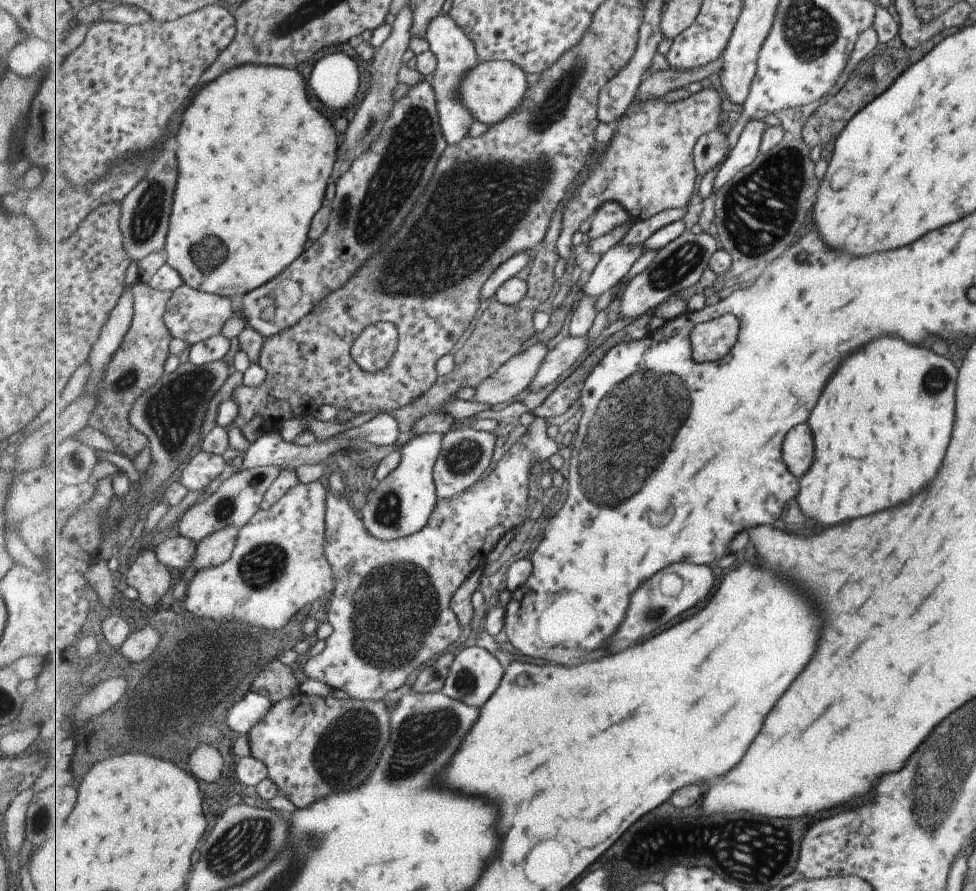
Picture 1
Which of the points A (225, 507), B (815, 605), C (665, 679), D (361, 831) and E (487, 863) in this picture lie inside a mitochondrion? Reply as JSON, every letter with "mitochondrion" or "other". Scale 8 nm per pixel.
{"A":"mitochondrion","B":"other","C":"other","D":"other","E":"other"}

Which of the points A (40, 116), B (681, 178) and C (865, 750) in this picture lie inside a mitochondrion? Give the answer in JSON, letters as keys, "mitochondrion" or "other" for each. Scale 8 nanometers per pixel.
{"A":"other","B":"other","C":"other"}

